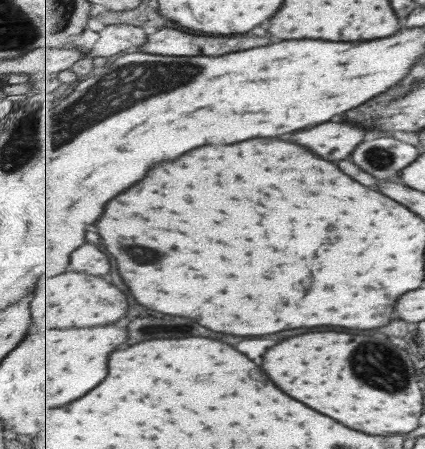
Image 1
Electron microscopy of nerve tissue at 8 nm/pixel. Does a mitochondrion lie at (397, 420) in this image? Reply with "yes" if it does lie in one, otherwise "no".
no

